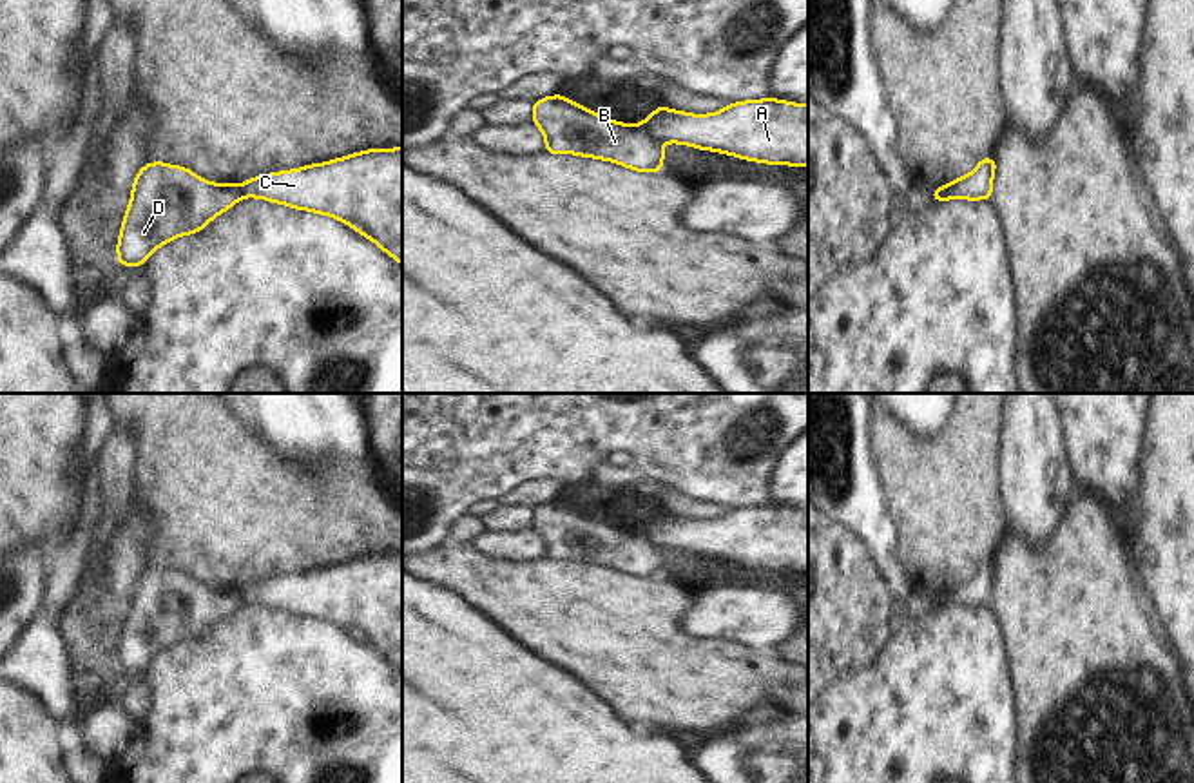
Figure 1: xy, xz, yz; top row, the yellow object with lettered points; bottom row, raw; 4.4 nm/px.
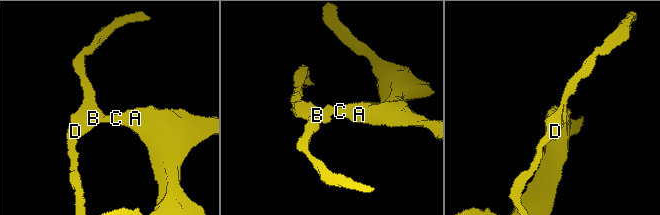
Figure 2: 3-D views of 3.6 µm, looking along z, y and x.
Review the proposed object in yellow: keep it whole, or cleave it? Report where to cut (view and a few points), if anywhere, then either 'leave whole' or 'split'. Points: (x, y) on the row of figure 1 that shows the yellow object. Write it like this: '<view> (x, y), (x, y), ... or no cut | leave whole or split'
xz (642, 124), (658, 144) | split

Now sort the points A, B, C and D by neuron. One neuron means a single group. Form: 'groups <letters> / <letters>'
groups A C / B D

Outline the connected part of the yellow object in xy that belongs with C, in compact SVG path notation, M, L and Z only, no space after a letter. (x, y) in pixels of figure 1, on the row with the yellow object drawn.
M402 147L259 174L239 190L243 198L335 218L402 265Z

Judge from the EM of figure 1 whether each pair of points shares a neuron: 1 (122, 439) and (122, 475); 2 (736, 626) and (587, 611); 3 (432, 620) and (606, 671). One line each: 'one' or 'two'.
1: one
2: two
3: two

